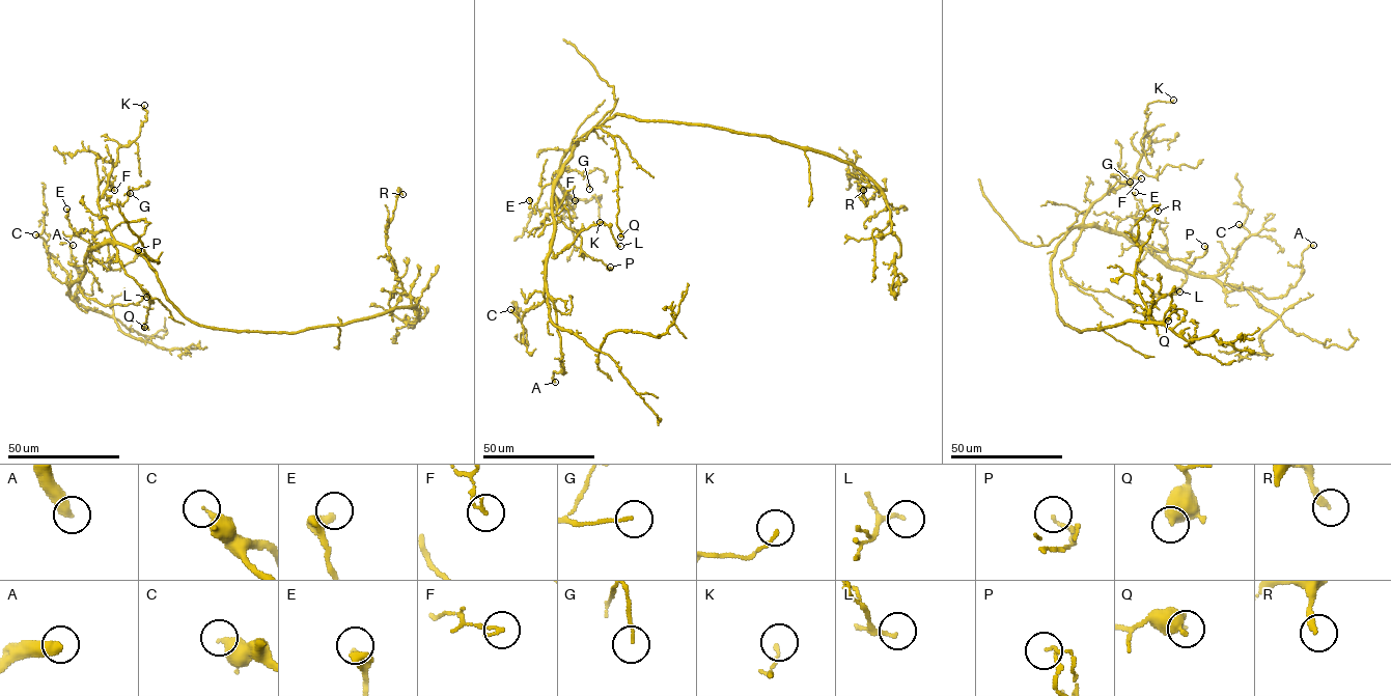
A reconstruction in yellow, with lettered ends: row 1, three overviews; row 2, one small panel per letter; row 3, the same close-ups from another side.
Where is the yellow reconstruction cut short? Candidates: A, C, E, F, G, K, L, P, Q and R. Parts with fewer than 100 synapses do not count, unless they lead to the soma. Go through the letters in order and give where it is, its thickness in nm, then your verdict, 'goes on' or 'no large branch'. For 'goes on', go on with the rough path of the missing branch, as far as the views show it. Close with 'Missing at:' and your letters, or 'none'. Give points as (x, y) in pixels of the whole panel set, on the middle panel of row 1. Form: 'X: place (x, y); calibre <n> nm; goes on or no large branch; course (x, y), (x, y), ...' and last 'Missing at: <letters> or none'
A: place (555, 382); calibre 480 nm; no large branch
C: place (510, 309); calibre 340 nm; no large branch
E: place (529, 200); calibre 400 nm; no large branch
F: place (575, 200); calibre 140 nm; no large branch
G: place (589, 189); calibre 110 nm; no large branch
K: place (600, 222); calibre 130 nm; no large branch
L: place (620, 246); calibre 90 nm; no large branch
P: place (610, 267); calibre 80 nm; no large branch
Q: place (620, 237); calibre 550 nm; no large branch
R: place (863, 190); calibre 260 nm; no large branch
Missing at: none

